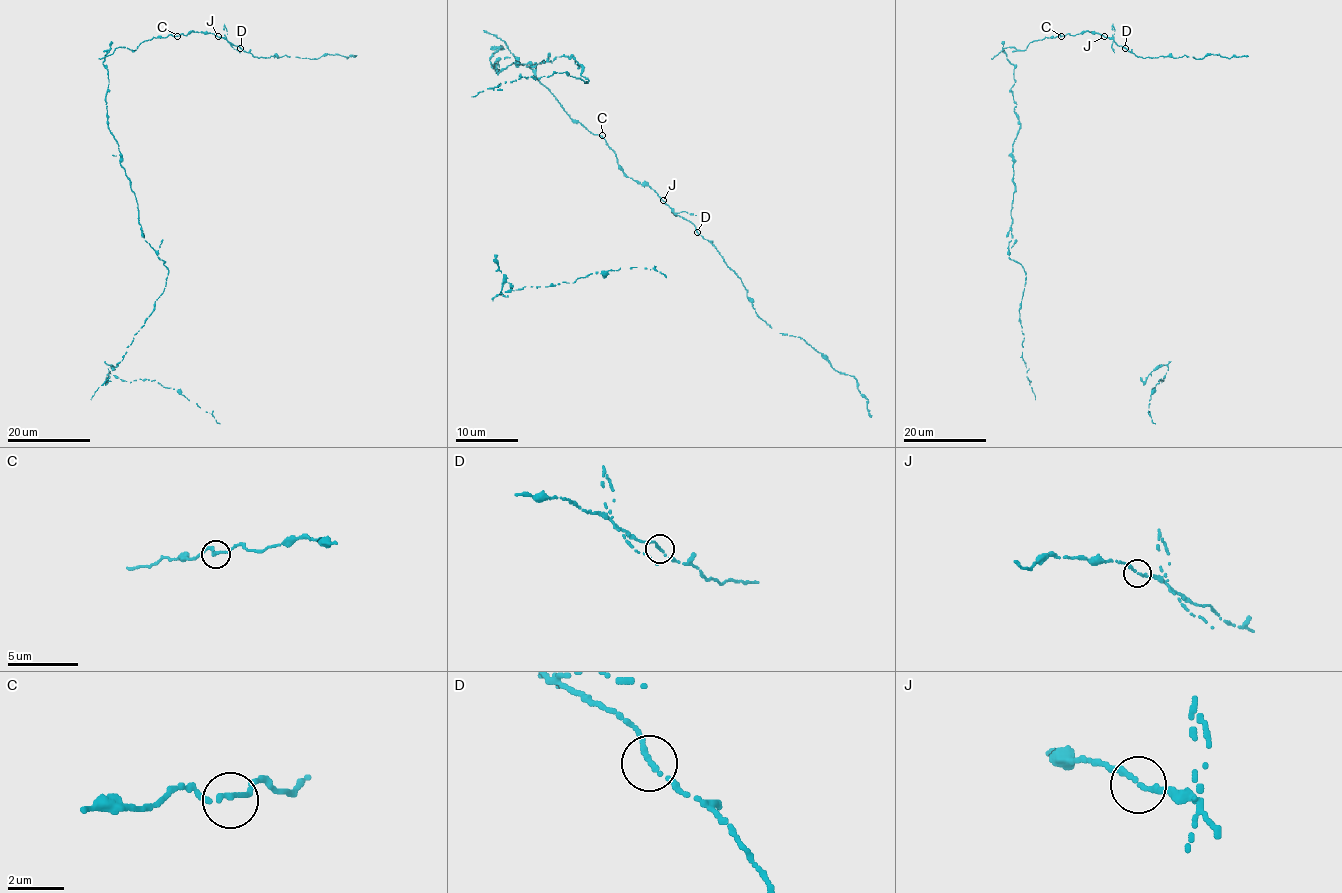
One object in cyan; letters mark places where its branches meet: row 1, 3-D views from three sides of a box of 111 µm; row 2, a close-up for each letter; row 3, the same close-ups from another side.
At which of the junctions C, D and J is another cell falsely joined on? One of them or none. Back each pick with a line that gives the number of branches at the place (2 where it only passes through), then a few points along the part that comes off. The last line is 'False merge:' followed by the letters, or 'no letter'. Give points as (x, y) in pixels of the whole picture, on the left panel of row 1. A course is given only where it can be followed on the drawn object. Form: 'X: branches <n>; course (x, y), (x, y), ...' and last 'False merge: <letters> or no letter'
False merge: no letter

